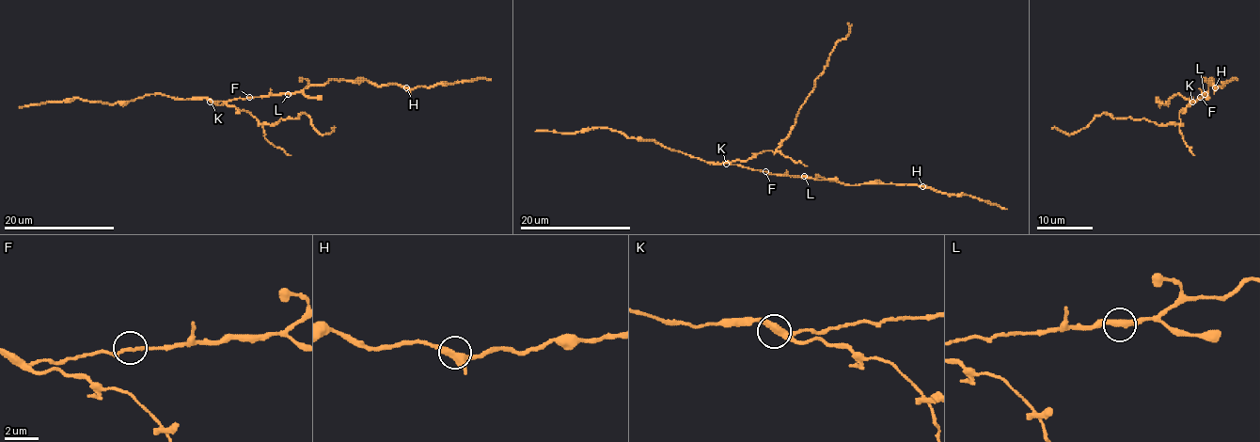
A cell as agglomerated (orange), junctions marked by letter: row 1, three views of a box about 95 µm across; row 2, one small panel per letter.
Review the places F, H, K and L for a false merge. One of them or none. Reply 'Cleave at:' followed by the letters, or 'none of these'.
Cleave at: K

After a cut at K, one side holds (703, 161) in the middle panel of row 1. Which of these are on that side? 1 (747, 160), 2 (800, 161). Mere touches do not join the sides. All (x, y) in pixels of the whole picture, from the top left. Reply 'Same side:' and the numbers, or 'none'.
Same side: none

